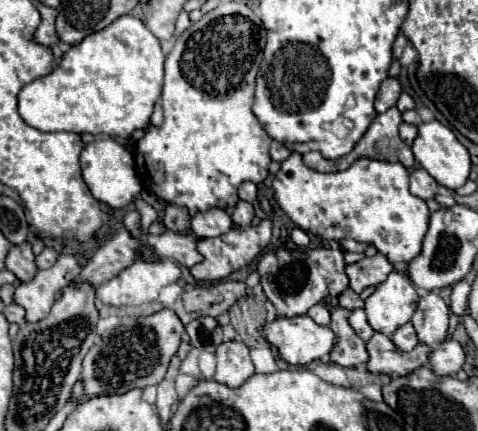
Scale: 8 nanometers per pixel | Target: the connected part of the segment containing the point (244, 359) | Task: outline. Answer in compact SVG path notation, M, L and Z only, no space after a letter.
M228 341L216 349L216 375L218 383L228 387L240 387L248 377L254 375L254 365L250 361L248 347L240 341Z

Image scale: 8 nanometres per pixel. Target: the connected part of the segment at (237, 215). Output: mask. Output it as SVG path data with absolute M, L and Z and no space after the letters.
M238 201L236 203L236 209L232 213L232 221L238 223L238 225L250 225L250 221L254 219L254 209L250 203L246 201Z

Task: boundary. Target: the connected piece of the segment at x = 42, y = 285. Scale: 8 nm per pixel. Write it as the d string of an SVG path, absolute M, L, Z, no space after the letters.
M60 255L52 267L38 271L32 281L20 283L14 293L14 303L26 309L26 321L34 323L46 317L46 309L50 313L56 291L66 287L80 269L74 255Z

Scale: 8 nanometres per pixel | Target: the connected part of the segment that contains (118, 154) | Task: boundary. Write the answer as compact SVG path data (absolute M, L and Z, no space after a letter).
M104 137L104 139L98 139L90 145L86 145L80 155L80 165L82 165L82 177L88 185L88 189L92 191L92 195L112 209L130 205L134 201L134 197L138 197L142 191L140 179L134 171L132 153L126 147L122 147L120 143L116 143L112 137Z

